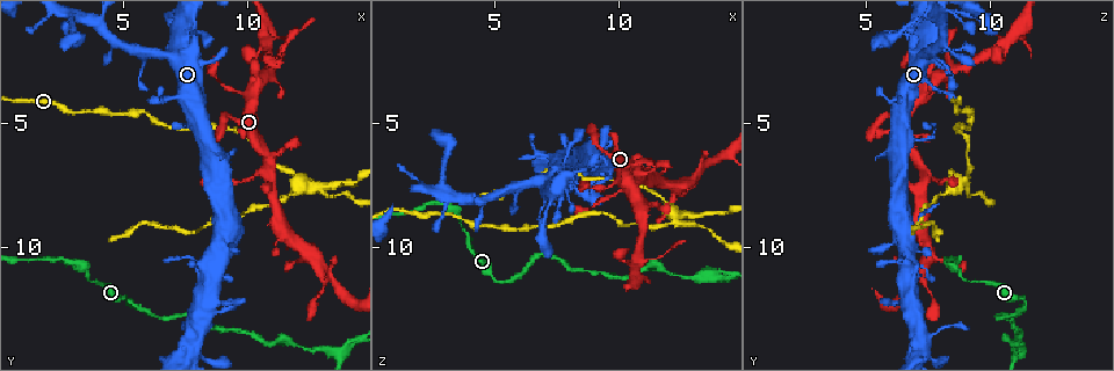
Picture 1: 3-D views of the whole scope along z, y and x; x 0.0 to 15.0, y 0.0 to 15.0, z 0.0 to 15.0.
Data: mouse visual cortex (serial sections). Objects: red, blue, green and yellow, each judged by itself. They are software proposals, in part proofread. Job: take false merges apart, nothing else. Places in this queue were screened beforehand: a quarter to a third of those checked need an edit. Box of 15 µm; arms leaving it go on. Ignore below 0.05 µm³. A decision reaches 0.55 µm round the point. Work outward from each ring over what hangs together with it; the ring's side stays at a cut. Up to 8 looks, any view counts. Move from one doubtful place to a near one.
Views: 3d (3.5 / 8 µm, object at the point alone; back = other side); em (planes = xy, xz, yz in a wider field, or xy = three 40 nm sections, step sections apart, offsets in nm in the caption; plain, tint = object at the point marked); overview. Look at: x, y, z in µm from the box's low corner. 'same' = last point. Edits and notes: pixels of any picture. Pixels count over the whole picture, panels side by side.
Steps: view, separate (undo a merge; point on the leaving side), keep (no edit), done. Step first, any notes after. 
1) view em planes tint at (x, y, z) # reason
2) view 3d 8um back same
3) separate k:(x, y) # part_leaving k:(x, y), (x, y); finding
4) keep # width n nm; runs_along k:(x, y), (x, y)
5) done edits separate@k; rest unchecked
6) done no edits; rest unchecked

view 3d 3.5um at (12.2, 7.5, 8.7) # thin neck

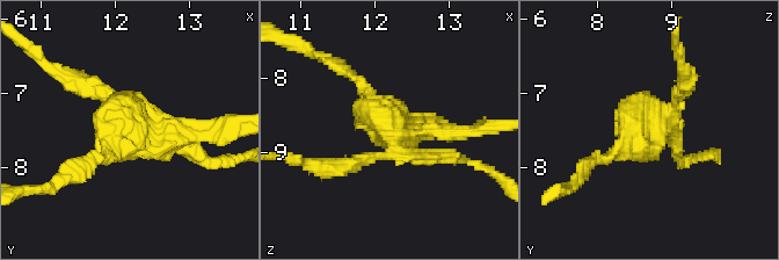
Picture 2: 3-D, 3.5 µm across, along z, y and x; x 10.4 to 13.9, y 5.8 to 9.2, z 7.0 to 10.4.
view em xy step 5 tint at (12.30, 7.55, 8.65)

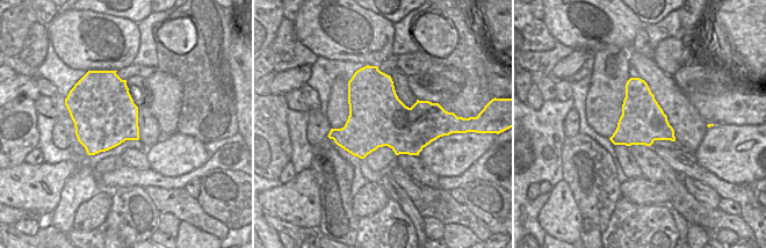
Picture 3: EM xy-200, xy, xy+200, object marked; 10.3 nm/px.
separate 2:(144, 150) # arm_widths 150, 200, 250, 250 nm; part_leaving 2:(135, 113), (85, 163); two cells meet here

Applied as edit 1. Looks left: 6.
view 3d 3.5um at (5.1, 12.1, 11.5) # sudden change in width

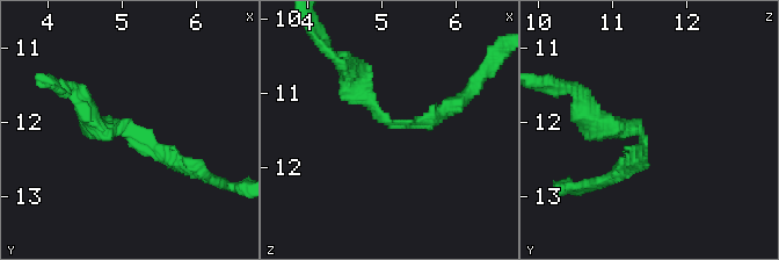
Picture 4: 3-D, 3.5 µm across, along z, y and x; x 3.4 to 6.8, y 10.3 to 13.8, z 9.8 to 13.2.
view em xy step 5 plain at (5.05, 12.15, 11.35) # arm_widths 200, 300 nm

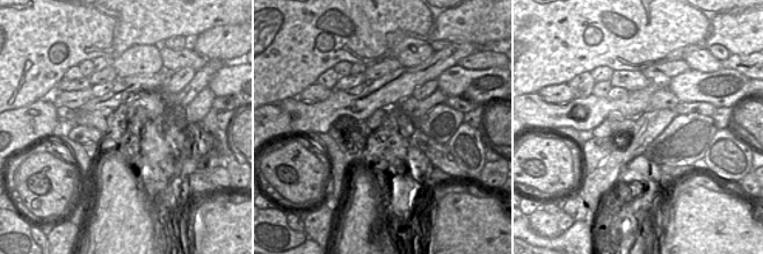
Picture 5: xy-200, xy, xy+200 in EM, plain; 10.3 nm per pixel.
view em xy step 5 tint same

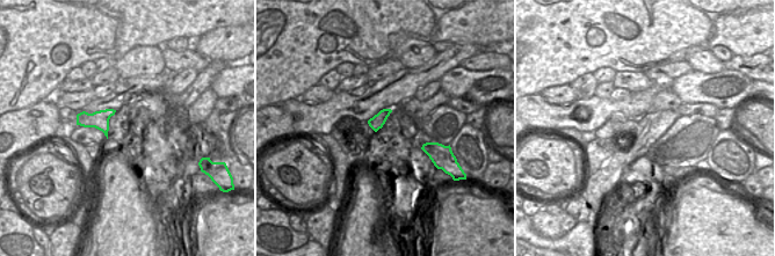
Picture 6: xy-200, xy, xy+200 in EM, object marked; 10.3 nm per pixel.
keep # width 140 nm; runs_along 4:(87, 113), (190, 167); continuous, no second cell

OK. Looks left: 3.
view 3d 3.5um at (13.7, 14.2, 11.2) # arms part here

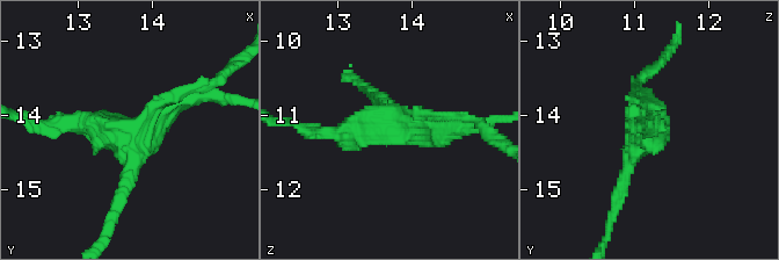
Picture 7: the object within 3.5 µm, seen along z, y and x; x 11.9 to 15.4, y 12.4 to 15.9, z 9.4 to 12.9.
view em xy step 2 tint at (13.60, 14.20, 11.15) # now the EM

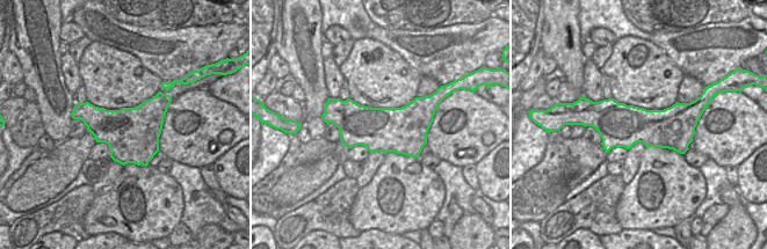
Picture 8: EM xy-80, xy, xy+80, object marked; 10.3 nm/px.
separate 7:(119, 197) # part_leaving 7:(130, 150), (130, 174), (119, 186); a second cell is stuck on

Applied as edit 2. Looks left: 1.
done edits separate@2, separate@7; rest unchecked

